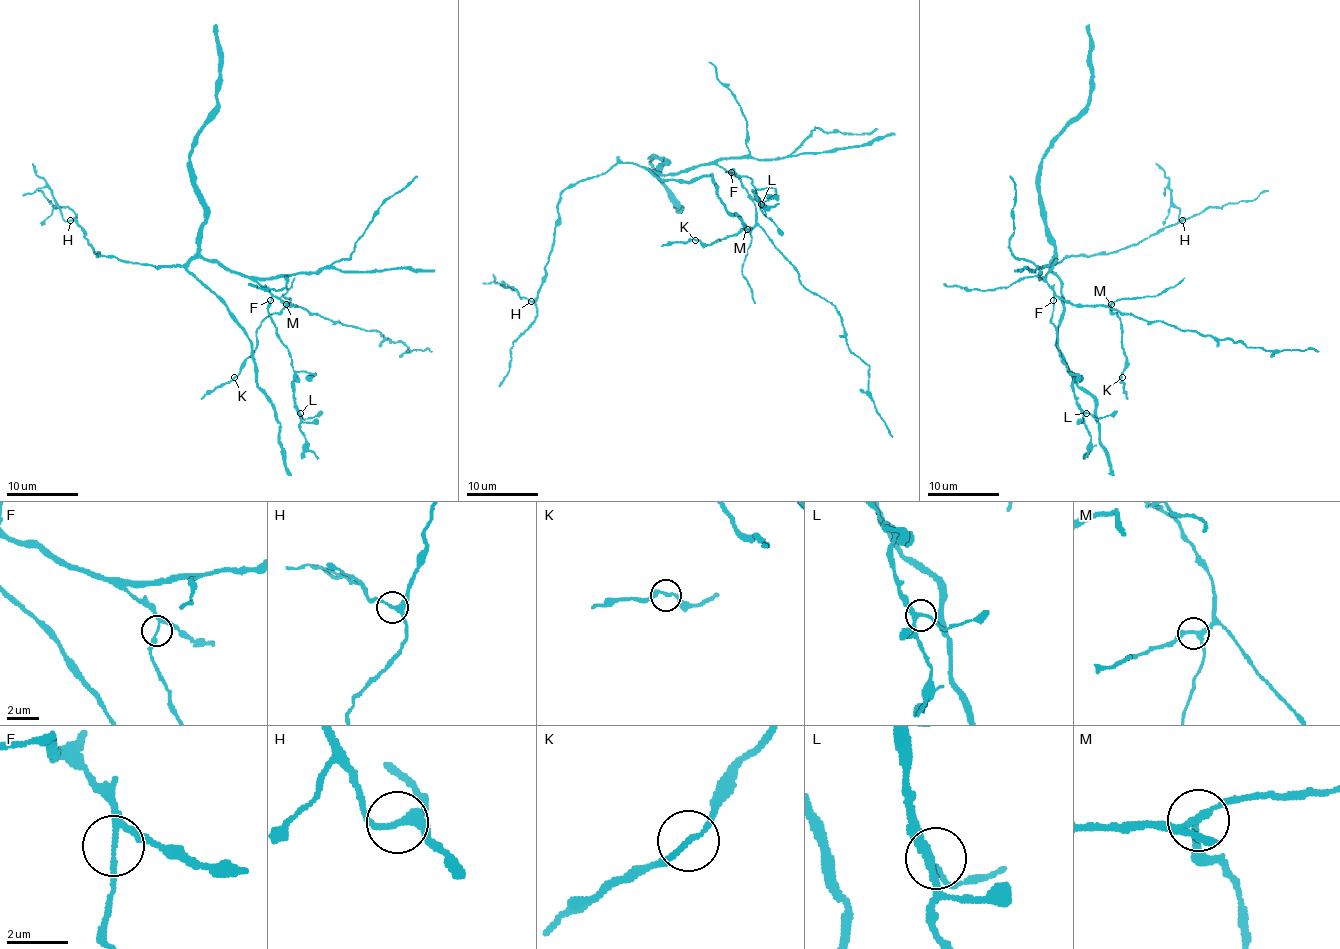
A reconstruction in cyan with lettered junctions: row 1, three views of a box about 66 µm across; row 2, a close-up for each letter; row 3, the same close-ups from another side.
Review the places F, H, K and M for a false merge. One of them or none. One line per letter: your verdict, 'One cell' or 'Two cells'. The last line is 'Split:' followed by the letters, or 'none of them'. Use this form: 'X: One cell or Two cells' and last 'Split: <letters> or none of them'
F: Two cells
H: One cell
K: One cell
M: One cell
Split: F

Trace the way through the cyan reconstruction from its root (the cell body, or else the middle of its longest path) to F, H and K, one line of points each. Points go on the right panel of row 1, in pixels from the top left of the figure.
F: (1048, 270), (1045, 281), (1054, 291), (1054, 300)
H: (1048, 270), (1056, 263), (1056, 258), (1045, 266), (1072, 256), (1095, 256), (1127, 249), (1182, 220)
K: (1048, 270), (1045, 281), (1061, 299), (1084, 306), (1109, 304), (1120, 320), (1125, 356), (1122, 377)

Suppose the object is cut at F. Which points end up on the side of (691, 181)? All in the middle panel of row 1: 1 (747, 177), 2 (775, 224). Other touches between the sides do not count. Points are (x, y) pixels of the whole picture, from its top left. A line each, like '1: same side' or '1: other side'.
1: other side
2: other side

